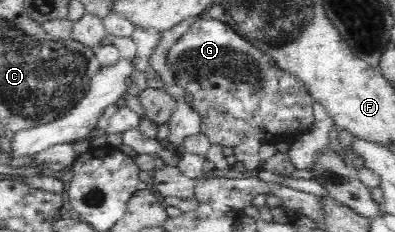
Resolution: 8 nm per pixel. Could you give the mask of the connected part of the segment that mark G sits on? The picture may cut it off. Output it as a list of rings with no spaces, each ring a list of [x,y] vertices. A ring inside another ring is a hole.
[[[201,16],[189,30],[175,42],[165,56],[165,64],[171,68],[175,76],[175,86],[187,92],[188,106],[201,118],[200,132],[219,148],[229,146],[237,161],[241,162],[246,171],[259,168],[259,150],[263,142],[272,144],[287,143],[288,139],[299,139],[313,132],[314,99],[301,82],[288,72],[275,66],[274,60],[260,48],[242,37],[232,25],[223,20],[214,20]]]

